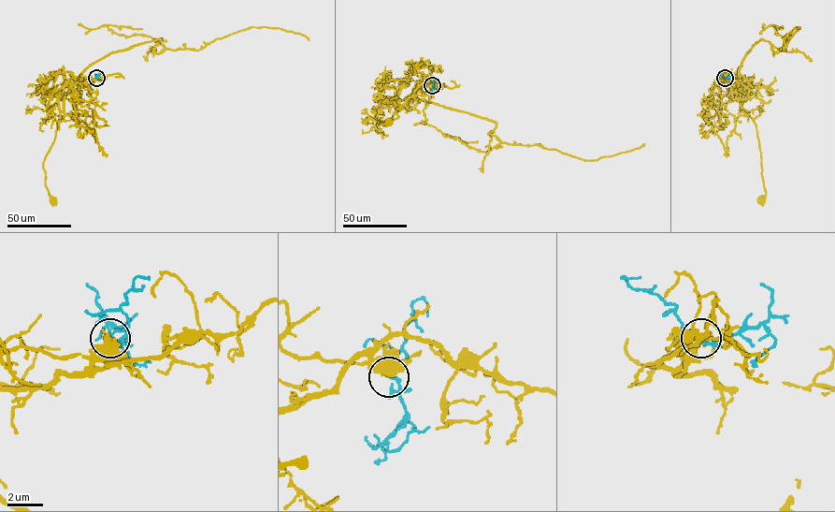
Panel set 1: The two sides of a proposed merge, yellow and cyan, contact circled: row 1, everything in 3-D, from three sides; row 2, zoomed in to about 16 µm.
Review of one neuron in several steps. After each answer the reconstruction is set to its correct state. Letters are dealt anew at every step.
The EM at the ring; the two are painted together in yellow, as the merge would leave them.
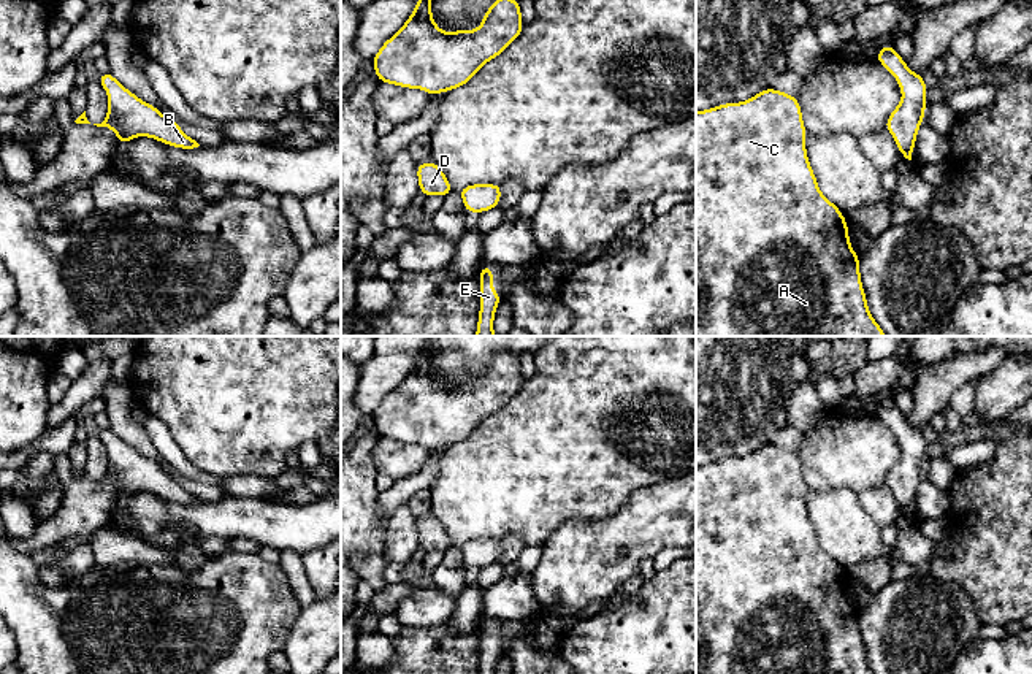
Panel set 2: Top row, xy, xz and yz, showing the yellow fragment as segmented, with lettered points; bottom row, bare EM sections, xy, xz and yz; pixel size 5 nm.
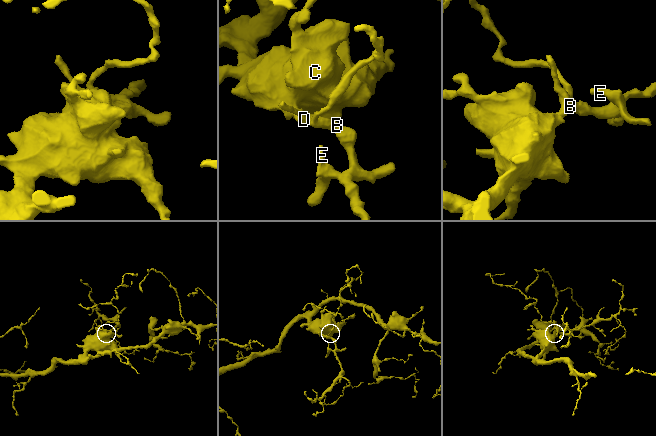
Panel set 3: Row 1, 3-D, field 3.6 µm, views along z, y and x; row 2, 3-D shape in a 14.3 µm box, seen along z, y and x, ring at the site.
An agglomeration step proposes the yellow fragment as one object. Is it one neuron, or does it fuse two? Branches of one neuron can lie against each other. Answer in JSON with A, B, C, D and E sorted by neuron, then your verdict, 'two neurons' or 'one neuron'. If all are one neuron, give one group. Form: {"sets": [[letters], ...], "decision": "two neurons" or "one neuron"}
{"sets": [["A", "B", "C", "D", "E"]], "decision": "one neuron"}

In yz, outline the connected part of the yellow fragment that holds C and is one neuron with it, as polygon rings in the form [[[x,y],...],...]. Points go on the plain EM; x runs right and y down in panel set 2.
[[[772,442],[740,458],[696,466],[696,674],[873,674],[861,639],[859,611],[850,598],[848,579],[842,566],[820,546],[805,495],[797,454]]]

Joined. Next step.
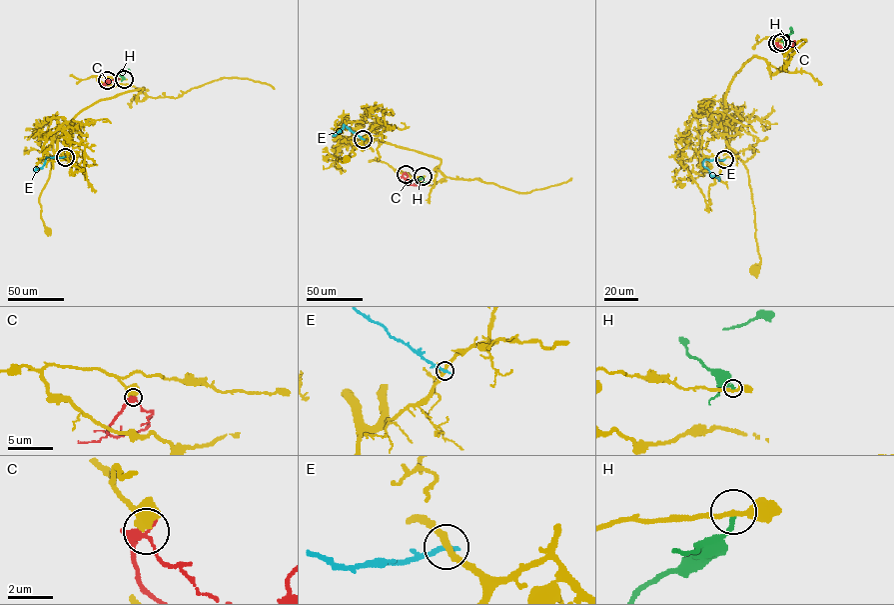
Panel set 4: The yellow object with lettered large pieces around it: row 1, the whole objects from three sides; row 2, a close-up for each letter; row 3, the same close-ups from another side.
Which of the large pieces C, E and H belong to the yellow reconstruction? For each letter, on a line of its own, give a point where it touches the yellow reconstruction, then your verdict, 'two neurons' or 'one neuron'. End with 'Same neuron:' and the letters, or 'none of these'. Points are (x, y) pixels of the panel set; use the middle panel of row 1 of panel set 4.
C: (406, 174) | two neurons
E: (363, 139) | two neurons
H: (423, 176) | two neurons
Same neuron: none of these

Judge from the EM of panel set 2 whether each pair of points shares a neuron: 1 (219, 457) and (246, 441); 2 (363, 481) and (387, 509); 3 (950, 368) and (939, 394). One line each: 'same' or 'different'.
1: same
2: different
3: same

